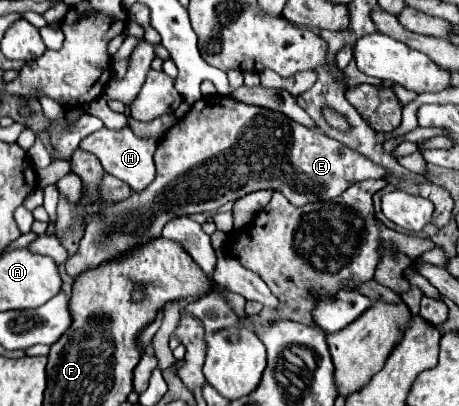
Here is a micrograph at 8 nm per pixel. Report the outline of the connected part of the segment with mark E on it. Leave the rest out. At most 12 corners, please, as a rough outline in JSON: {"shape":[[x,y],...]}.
{"shape":[[218,94],[160,138],[144,192],[88,220],[66,272],[256,190],[294,206],[382,178],[280,112]]}

